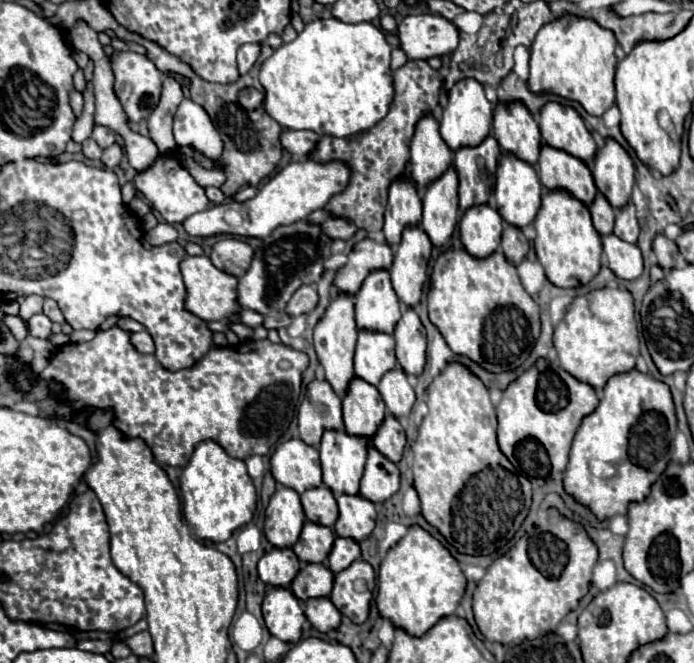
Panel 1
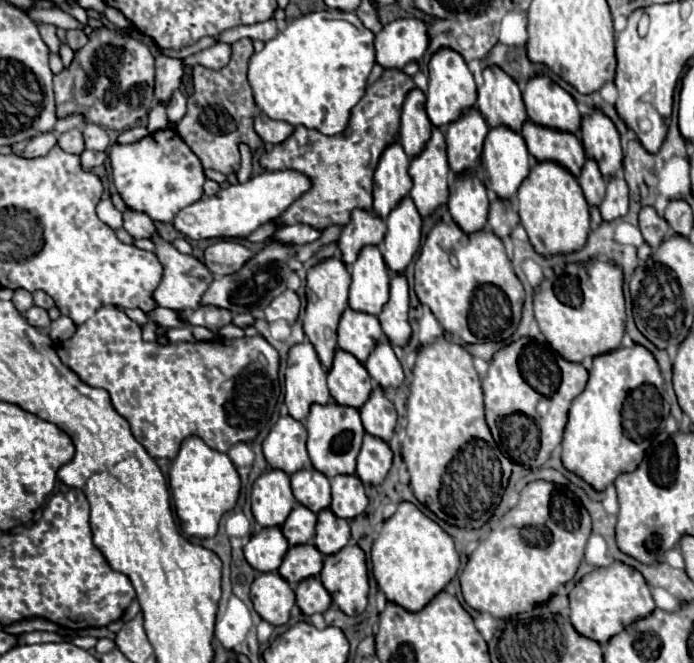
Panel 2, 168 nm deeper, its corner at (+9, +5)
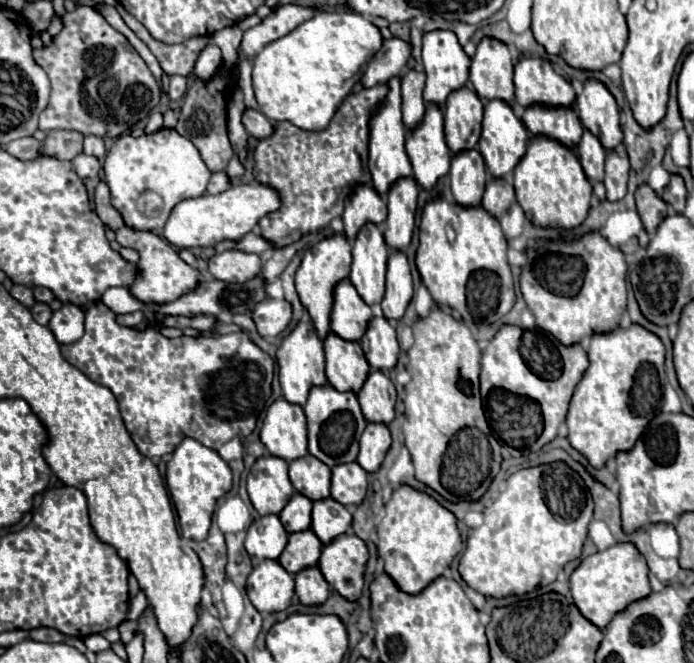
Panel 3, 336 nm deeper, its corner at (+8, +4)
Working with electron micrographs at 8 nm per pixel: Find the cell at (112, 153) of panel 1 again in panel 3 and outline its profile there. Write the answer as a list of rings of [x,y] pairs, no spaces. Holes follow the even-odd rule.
[[[80,153],[78,157],[74,157],[72,165],[74,165],[76,173],[82,179],[86,179],[86,177],[98,177],[100,175],[100,167],[102,167],[96,157],[90,157],[90,155],[84,155],[84,153]]]

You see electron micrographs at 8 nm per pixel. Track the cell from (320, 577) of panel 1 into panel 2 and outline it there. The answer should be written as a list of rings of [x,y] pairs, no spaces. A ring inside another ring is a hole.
[[[297,544],[291,546],[279,566],[279,574],[287,582],[299,582],[309,576],[317,576],[321,572],[323,554],[313,544]]]

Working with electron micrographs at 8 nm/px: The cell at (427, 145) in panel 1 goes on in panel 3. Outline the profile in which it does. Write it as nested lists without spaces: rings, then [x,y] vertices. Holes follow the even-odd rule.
[[[408,71],[402,77],[402,117],[408,131],[414,129],[414,125],[418,125],[426,113],[426,103],[422,99],[424,83],[426,75],[418,71]]]

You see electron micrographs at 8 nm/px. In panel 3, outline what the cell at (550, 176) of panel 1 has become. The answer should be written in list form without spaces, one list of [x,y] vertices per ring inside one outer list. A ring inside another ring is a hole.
[[[532,105],[524,111],[522,123],[534,137],[550,137],[568,149],[578,147],[578,141],[584,133],[578,115],[568,107],[554,109],[544,105]]]

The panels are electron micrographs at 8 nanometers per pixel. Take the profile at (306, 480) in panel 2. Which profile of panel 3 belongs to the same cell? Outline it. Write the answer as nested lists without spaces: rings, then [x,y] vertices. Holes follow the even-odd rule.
[[[312,455],[290,463],[290,481],[294,489],[310,501],[330,497],[330,467]]]

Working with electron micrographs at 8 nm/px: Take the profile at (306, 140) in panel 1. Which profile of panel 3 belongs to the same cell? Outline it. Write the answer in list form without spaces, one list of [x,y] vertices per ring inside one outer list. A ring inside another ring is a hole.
[[[246,109],[242,115],[242,123],[244,123],[246,131],[250,135],[254,135],[256,139],[266,139],[266,137],[270,137],[270,133],[274,133],[274,123],[260,111]]]

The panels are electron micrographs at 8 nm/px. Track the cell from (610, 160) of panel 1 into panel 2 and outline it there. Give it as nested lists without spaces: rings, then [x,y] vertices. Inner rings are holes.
[[[593,108],[591,114],[581,118],[581,142],[583,148],[593,160],[597,160],[601,174],[605,178],[617,174],[623,160],[621,140],[615,124],[599,108]]]

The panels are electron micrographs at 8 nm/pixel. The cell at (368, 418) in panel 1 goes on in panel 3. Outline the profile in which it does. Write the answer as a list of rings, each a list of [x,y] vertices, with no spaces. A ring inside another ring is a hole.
[[[330,333],[324,341],[326,351],[326,379],[338,391],[358,393],[366,383],[366,373],[370,365],[364,359],[360,343],[344,341]]]

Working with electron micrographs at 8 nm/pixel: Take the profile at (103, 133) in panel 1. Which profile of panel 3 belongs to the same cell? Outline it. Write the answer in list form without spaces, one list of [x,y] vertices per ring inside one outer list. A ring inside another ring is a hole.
[[[86,135],[84,137],[84,153],[86,155],[94,155],[100,161],[104,161],[106,157],[106,147],[104,147],[104,139],[96,137],[96,135]]]

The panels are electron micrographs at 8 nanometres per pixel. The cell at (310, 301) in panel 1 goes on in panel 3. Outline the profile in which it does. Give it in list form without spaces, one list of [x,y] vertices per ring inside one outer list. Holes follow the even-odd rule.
[[[266,299],[262,303],[256,305],[254,313],[252,313],[252,319],[258,327],[258,333],[262,337],[272,337],[272,335],[280,335],[290,319],[292,319],[292,307],[286,299]]]

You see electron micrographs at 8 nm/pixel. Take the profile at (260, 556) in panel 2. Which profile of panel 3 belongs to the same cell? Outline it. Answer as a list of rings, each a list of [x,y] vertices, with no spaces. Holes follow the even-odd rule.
[[[266,515],[254,521],[246,535],[246,551],[256,559],[278,559],[286,547],[288,533],[278,515]]]

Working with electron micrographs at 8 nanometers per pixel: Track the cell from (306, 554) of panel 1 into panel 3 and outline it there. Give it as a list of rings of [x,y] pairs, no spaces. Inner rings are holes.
[[[296,493],[282,509],[280,521],[288,533],[300,533],[302,529],[310,529],[310,513],[312,513],[312,501]]]

